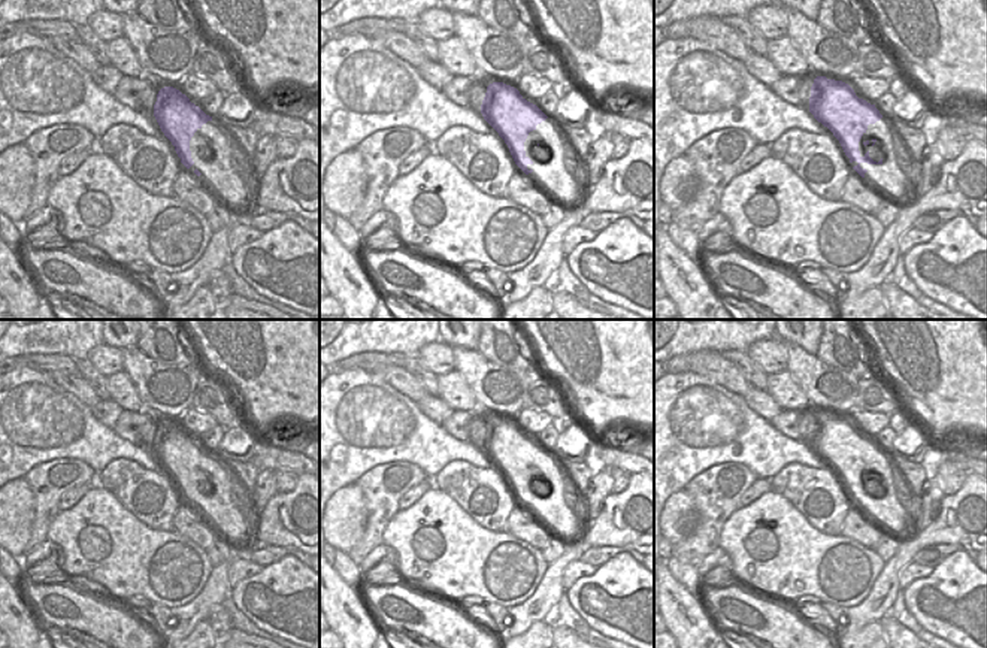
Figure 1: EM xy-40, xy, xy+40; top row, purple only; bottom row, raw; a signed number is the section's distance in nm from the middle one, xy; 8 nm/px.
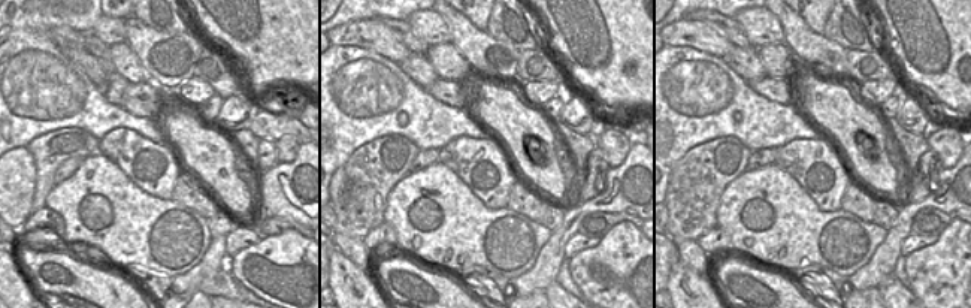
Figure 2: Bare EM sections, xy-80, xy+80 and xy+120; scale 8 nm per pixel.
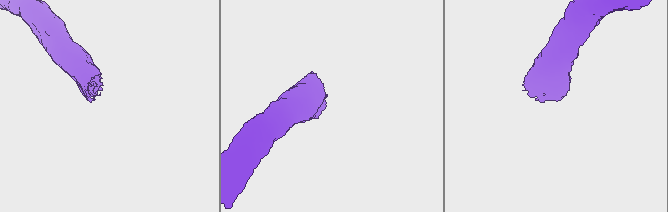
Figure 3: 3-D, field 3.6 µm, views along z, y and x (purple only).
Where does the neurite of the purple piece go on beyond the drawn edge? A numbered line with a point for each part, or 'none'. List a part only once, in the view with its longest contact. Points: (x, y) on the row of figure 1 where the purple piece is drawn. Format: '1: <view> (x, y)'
1: xy+40 (890, 176)

